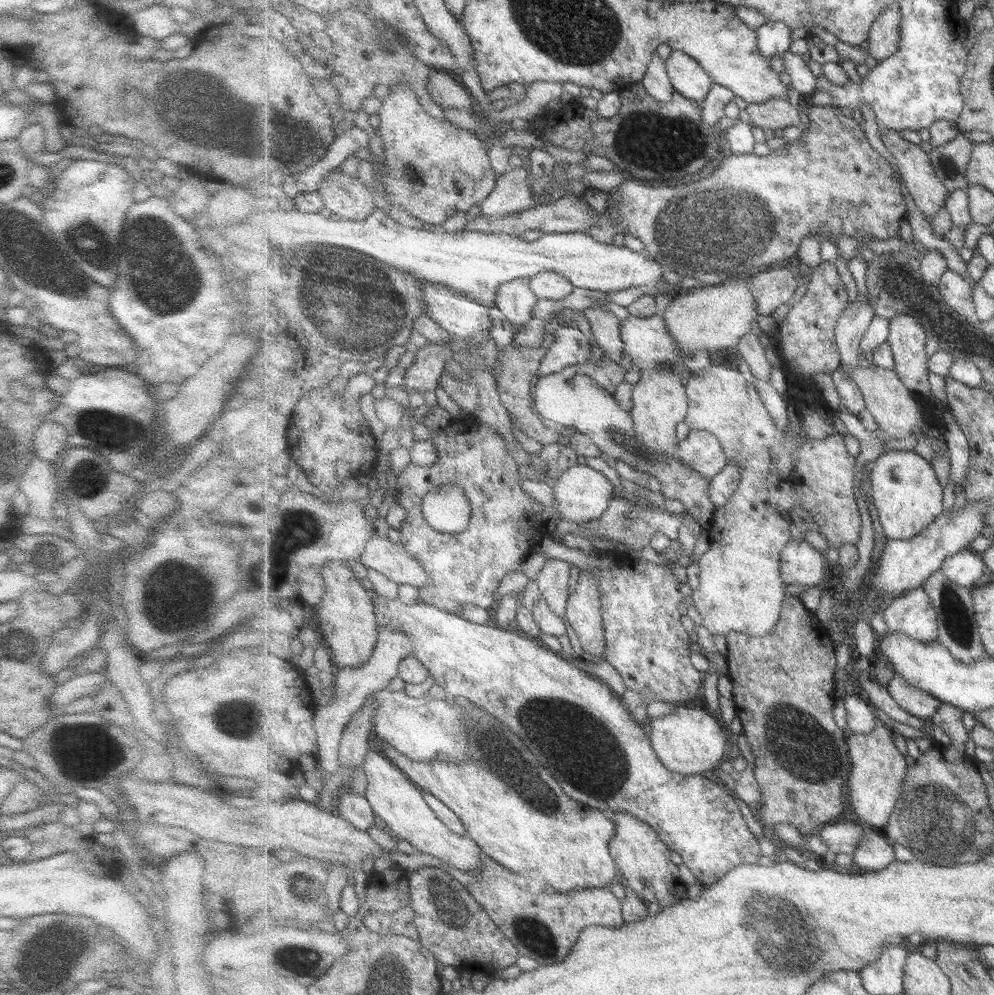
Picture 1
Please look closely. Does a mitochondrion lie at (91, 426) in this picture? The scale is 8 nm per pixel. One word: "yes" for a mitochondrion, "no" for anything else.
yes

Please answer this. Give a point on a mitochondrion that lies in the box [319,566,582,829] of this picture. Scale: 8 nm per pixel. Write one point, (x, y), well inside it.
(537, 794)

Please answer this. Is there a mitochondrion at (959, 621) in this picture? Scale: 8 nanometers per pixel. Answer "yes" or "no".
yes

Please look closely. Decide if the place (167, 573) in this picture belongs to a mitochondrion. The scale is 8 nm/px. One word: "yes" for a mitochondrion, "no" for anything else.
no

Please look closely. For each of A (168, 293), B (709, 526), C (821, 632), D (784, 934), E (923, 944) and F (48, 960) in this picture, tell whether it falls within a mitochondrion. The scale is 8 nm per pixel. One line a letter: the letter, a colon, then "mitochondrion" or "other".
A: mitochondrion
B: other
C: other
D: mitochondrion
E: other
F: mitochondrion

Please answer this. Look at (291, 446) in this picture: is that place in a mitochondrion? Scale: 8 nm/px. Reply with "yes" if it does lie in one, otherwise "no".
no

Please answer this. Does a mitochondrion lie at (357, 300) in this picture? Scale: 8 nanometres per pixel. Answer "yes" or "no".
yes

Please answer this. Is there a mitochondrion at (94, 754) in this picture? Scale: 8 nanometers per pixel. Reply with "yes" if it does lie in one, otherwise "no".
yes

